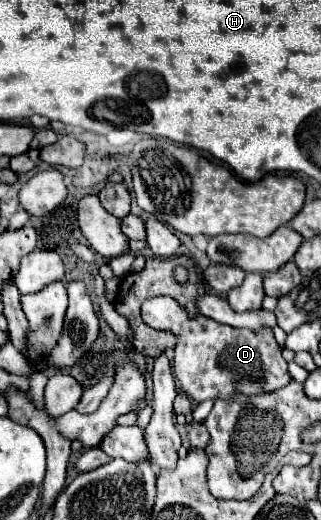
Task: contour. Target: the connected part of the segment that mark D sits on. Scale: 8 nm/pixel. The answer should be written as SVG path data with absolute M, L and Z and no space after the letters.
M172 297L148 299L142 305L142 321L154 329L170 329L178 335L178 343L174 347L174 377L178 381L178 387L194 401L216 399L216 397L226 399L226 397L232 397L236 391L246 393L246 395L248 393L256 395L258 391L276 391L276 389L284 387L286 383L290 383L290 379L292 379L288 373L288 365L282 357L282 349L272 335L272 329L252 333L246 329L234 329L230 325L216 323L204 315L190 319L186 315L186 309L182 309Z

